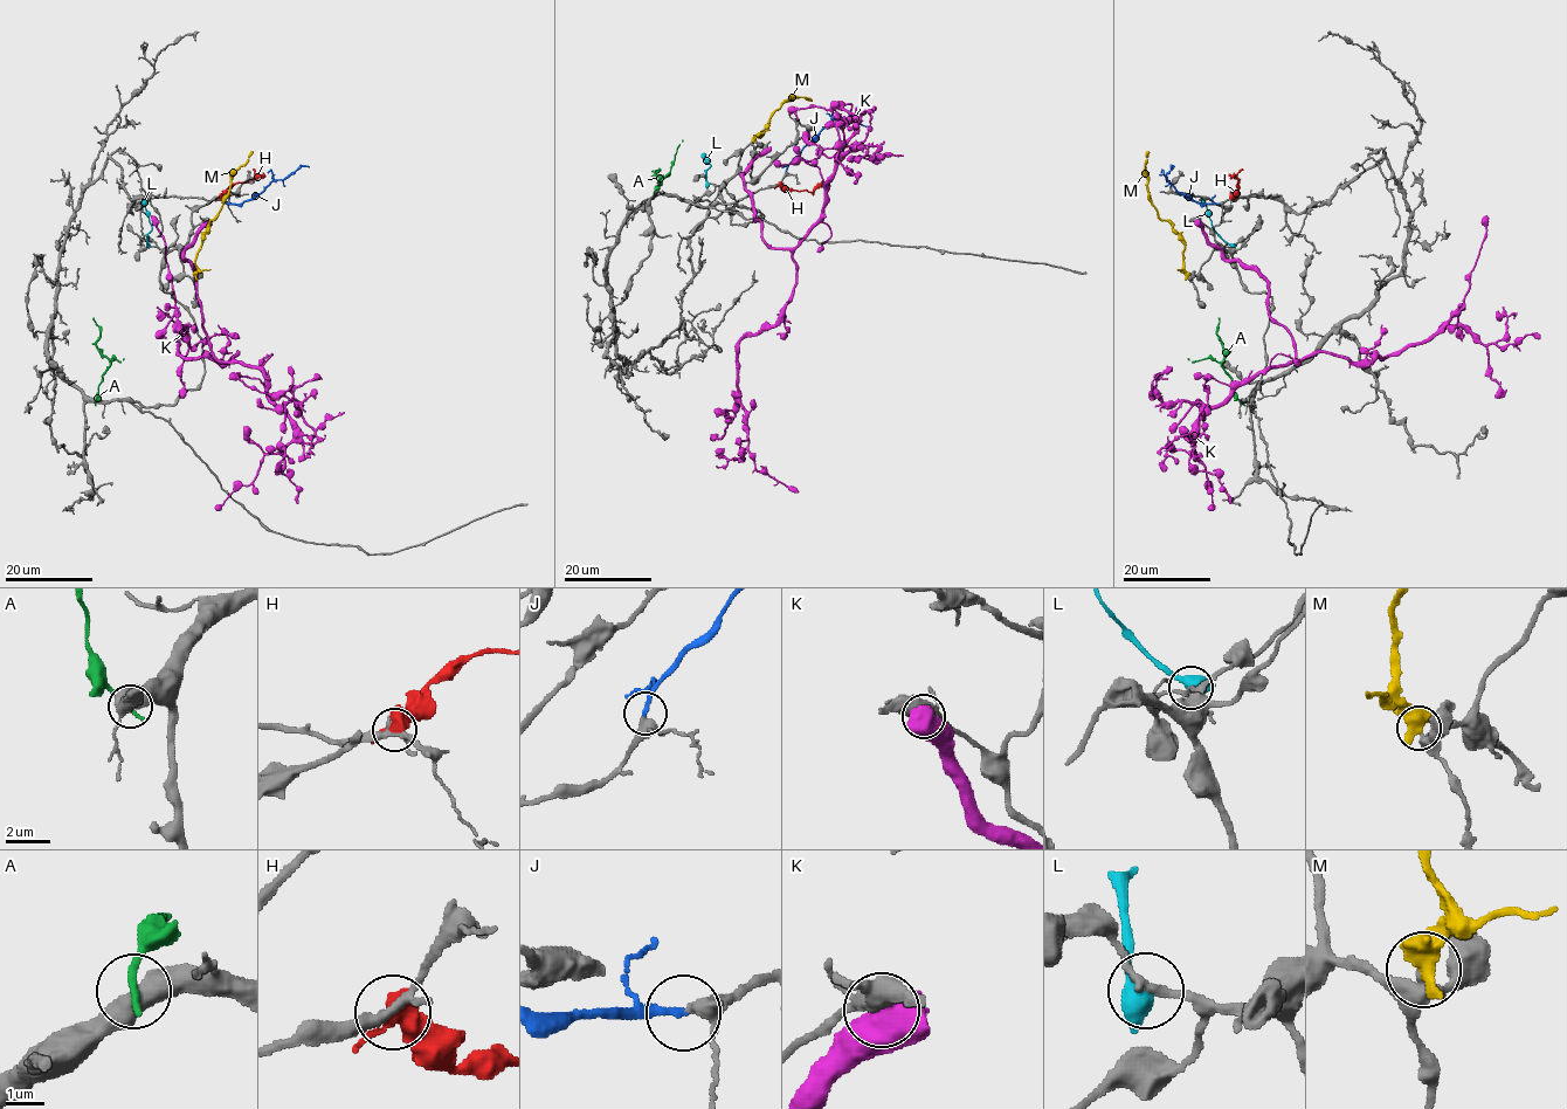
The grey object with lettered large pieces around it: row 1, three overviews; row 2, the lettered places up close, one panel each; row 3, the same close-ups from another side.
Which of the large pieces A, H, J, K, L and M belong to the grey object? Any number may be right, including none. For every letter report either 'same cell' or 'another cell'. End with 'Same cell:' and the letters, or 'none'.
A: another cell
H: another cell
J: same cell
K: another cell
L: another cell
M: another cell
Same cell: J

